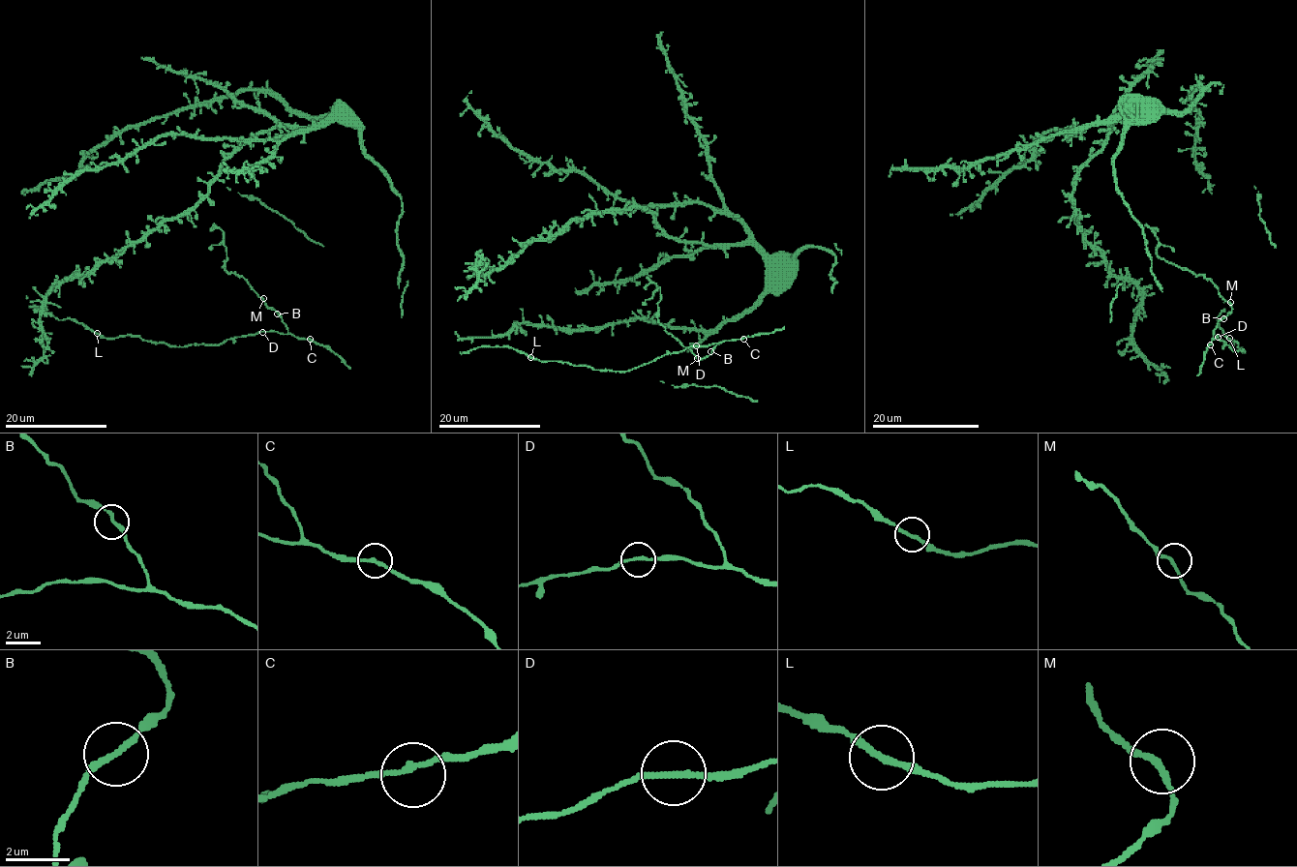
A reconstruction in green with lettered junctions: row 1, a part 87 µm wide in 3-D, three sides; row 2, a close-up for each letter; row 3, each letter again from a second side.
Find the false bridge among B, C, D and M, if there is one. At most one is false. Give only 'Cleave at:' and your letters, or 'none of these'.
Cleave at: none of these

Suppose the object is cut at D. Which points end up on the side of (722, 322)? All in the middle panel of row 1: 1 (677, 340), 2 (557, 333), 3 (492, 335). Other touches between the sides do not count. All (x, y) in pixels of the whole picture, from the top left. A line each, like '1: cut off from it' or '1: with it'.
1: with it
2: with it
3: with it

